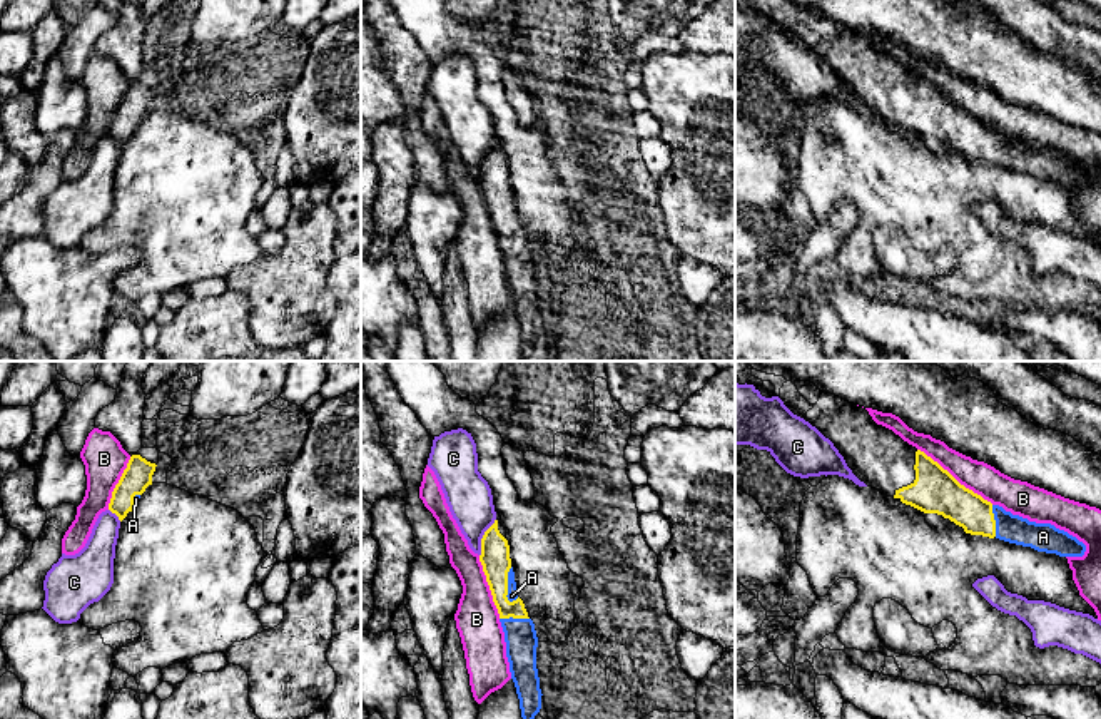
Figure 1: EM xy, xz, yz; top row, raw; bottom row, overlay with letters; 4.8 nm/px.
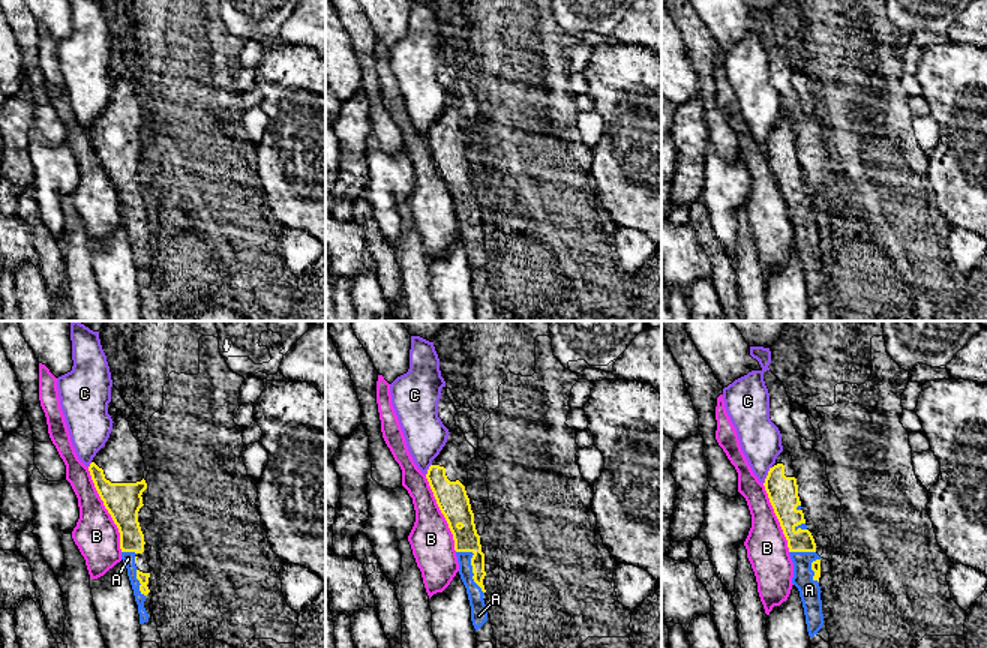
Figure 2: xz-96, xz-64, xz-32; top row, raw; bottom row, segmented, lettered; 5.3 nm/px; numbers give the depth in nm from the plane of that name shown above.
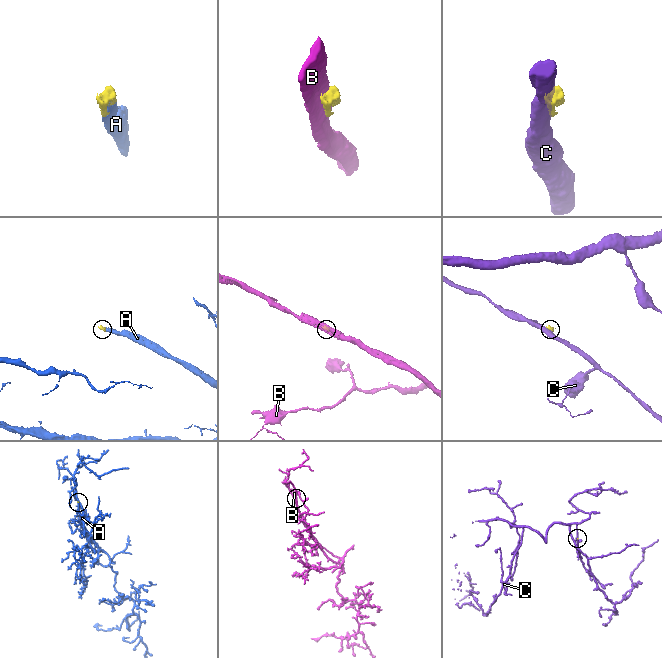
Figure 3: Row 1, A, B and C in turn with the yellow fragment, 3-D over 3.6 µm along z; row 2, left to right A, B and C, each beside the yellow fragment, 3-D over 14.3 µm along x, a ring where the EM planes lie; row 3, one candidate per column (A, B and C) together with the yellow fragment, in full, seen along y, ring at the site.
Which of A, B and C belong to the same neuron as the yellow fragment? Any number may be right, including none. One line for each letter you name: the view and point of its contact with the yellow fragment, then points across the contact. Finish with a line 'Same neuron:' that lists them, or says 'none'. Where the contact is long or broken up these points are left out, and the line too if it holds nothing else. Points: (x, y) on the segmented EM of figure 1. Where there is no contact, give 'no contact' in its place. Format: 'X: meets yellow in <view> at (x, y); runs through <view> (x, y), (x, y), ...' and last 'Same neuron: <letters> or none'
A: meets yellow in xz at (507, 586)
Same neuron: A

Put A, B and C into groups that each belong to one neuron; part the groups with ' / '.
A / B / C

